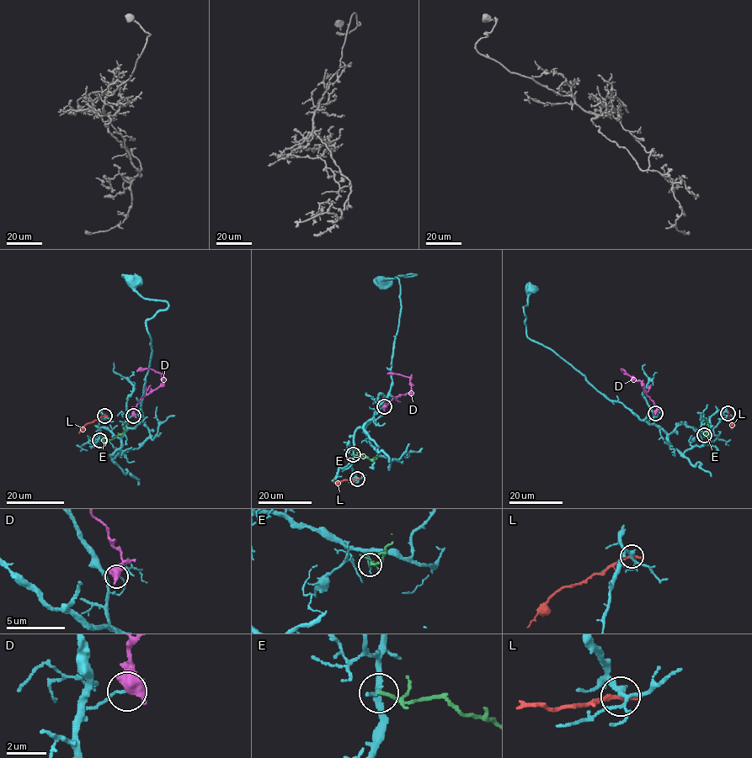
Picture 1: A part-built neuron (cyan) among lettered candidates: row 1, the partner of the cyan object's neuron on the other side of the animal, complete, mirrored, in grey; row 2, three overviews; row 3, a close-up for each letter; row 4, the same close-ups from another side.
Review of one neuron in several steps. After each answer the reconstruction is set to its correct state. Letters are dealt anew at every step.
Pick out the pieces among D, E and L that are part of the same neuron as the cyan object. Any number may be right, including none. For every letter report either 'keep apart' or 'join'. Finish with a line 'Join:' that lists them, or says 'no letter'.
D: keep apart
E: keep apart
L: keep apart
Join: no letter

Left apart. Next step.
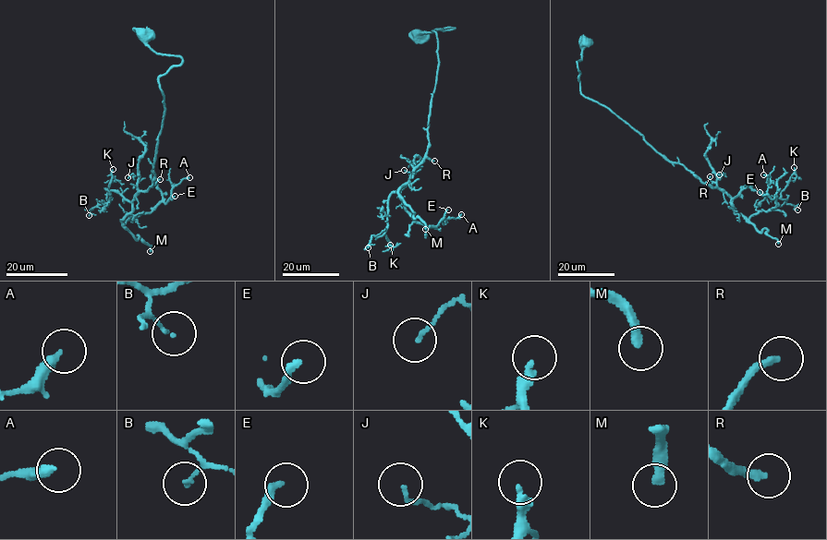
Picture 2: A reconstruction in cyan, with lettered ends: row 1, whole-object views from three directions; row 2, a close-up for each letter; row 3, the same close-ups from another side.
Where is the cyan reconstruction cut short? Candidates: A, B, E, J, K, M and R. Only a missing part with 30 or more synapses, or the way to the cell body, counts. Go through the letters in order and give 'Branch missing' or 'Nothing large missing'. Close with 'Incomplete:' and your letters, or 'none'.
A: Nothing large missing
B: Nothing large missing
E: Nothing large missing
J: Nothing large missing
K: Nothing large missing
M: Branch missing
R: Branch missing
Incomplete: M, R

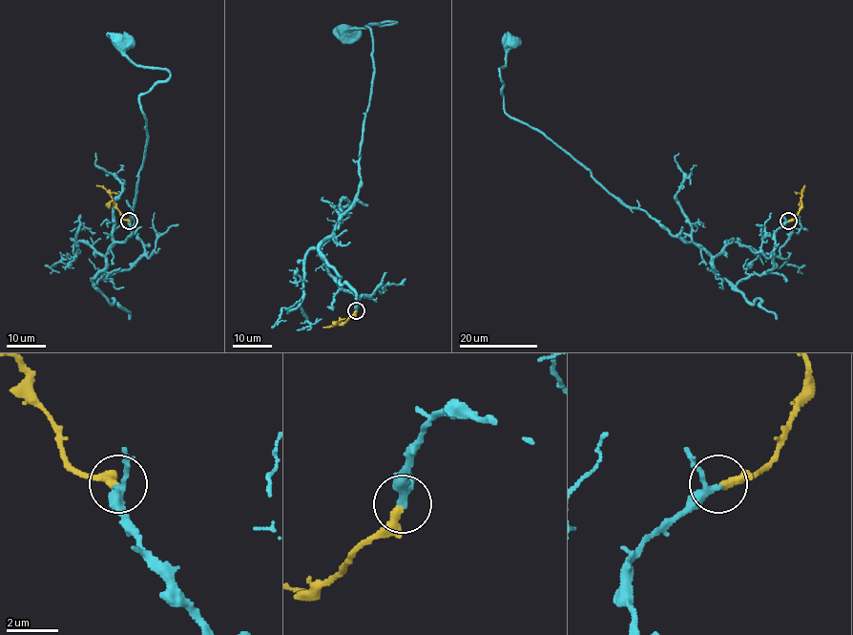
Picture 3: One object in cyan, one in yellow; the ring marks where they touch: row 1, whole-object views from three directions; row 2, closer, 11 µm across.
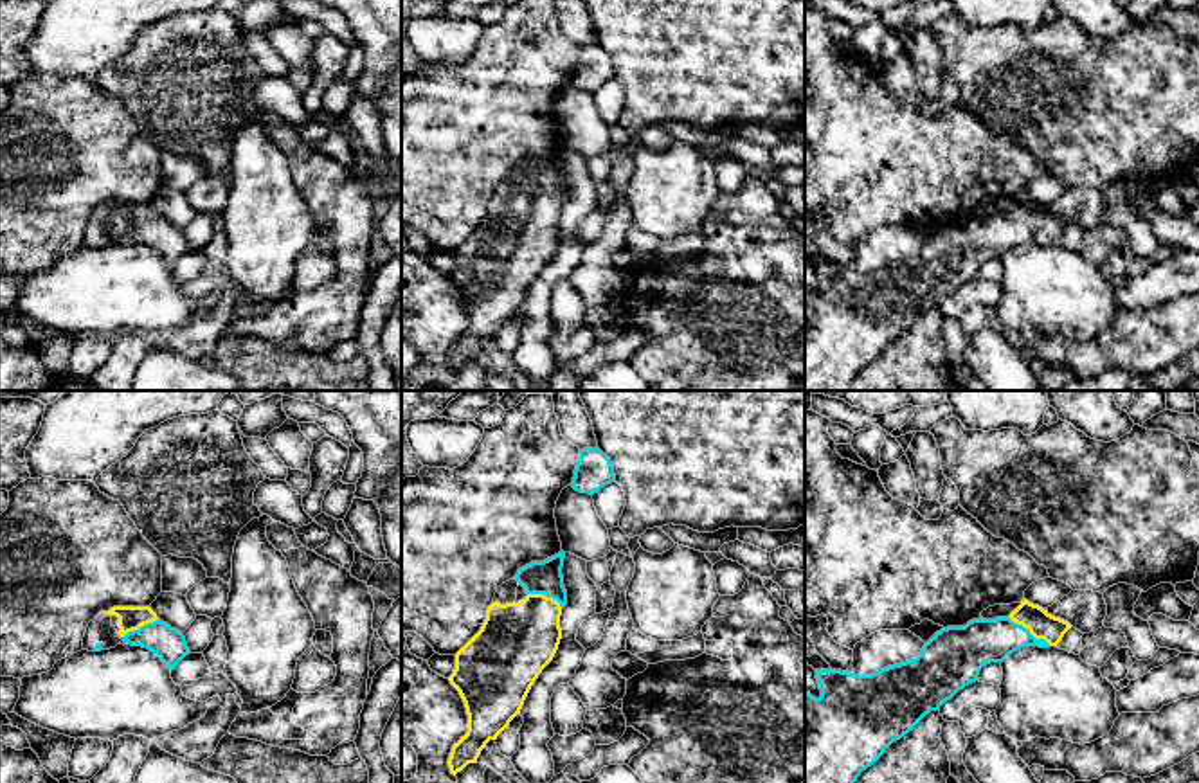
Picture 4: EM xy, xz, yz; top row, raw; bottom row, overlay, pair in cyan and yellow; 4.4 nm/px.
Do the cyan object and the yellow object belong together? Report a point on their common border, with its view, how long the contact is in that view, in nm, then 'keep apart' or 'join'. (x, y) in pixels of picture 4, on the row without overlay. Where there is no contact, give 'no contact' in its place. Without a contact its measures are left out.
yz (1028, 229) | 240 nm | join

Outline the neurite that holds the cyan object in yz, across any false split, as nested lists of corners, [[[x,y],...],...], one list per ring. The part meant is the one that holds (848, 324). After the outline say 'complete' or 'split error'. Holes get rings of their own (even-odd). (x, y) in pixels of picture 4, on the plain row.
[[[1024,196],[1008,214],[979,214],[965,223],[942,225],[916,256],[871,272],[816,266],[821,293],[805,288],[805,391],[852,391],[862,367],[913,328],[925,311],[940,308],[943,299],[976,279],[983,263],[1003,259],[1024,243],[1057,243],[1069,225],[1068,218]]]; split error

